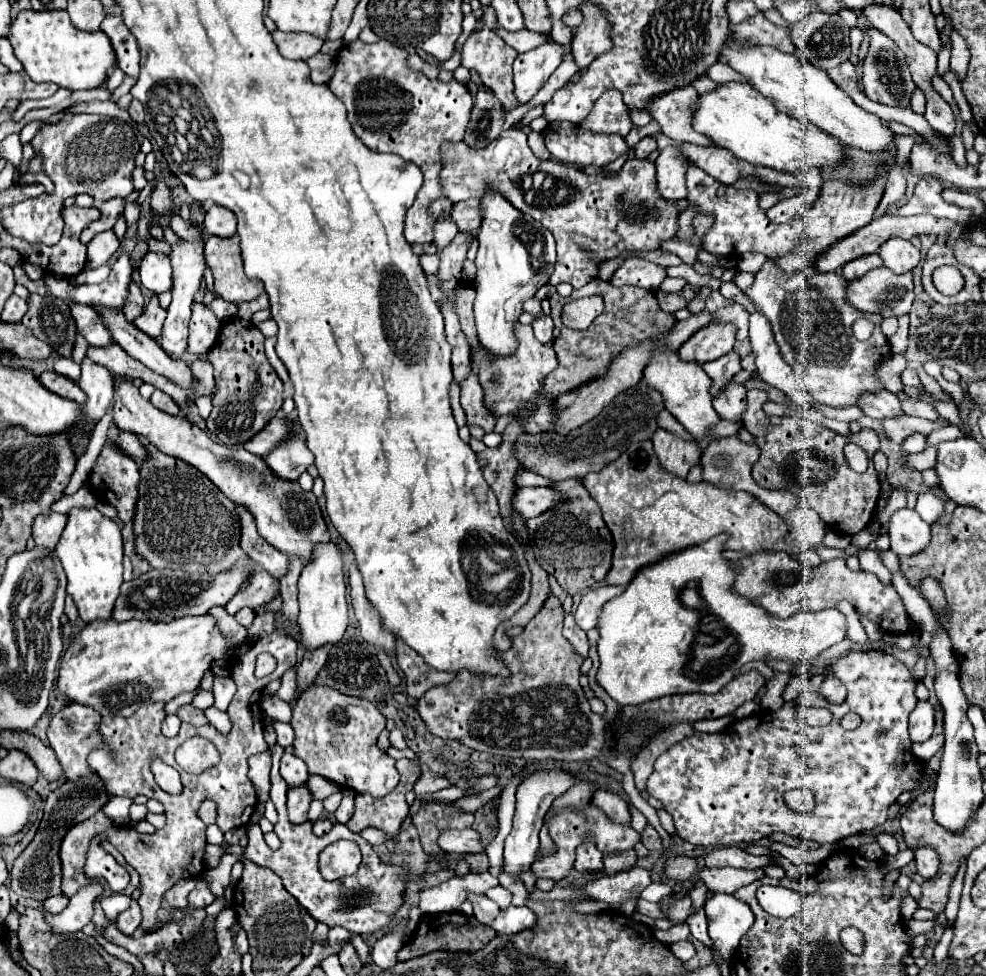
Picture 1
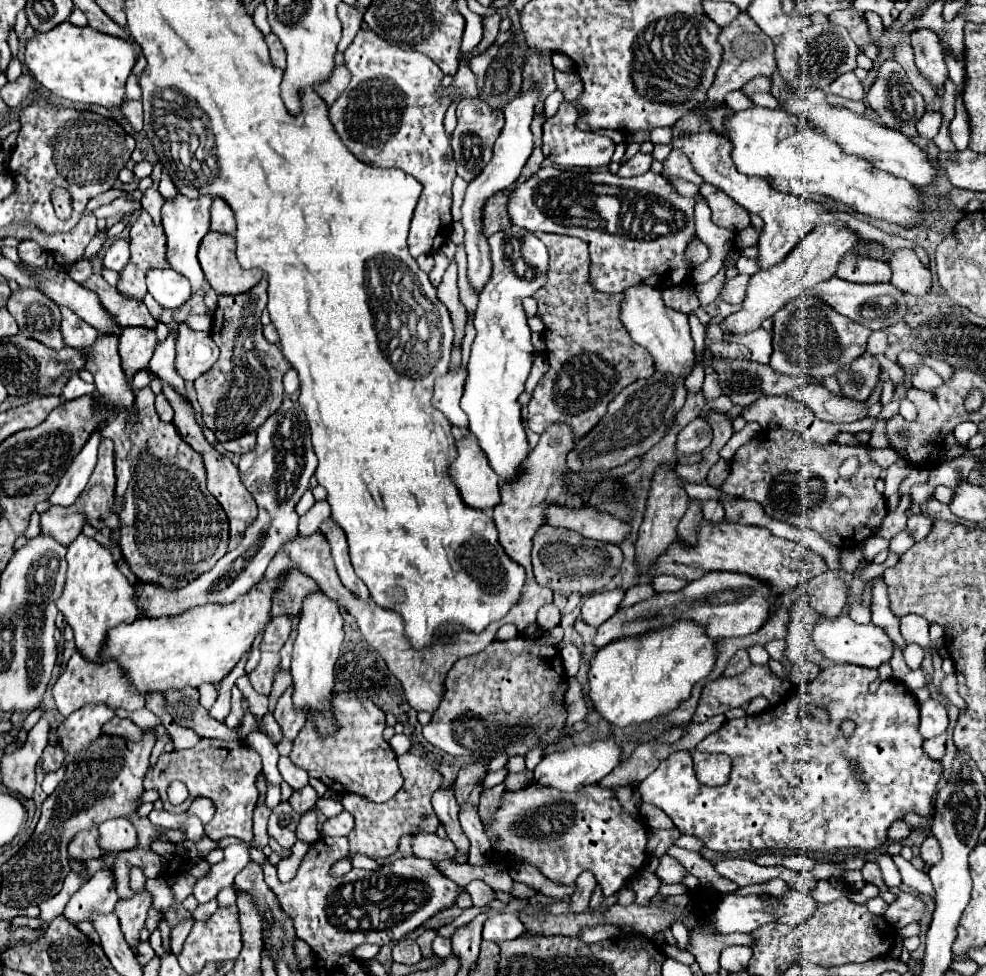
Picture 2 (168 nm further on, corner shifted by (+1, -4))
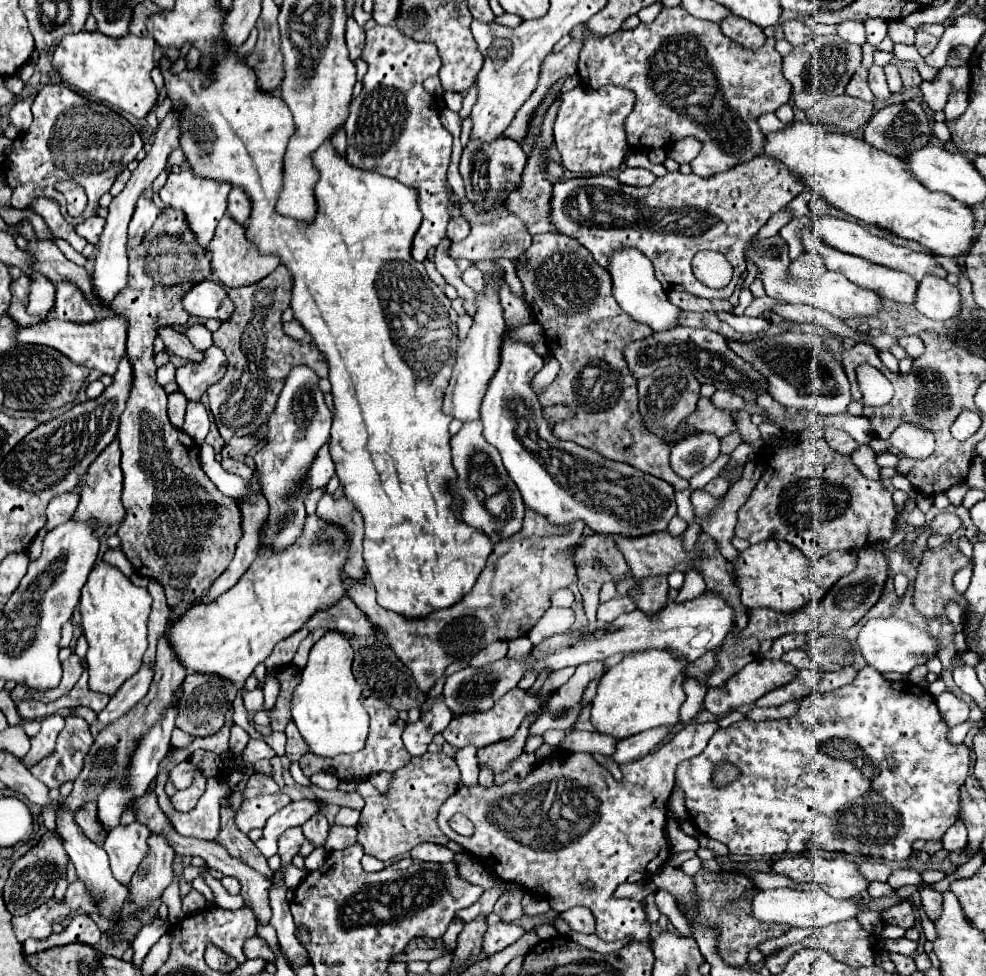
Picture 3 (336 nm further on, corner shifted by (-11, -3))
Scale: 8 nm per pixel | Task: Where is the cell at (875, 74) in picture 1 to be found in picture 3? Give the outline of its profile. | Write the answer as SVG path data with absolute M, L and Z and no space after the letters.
M913 98L913 100L901 102L901 104L891 104L891 106L885 106L883 110L879 110L869 120L863 138L869 144L873 144L875 148L881 148L881 150L885 150L885 152L889 152L897 158L903 158L909 150L929 144L929 140L931 140L931 122L929 122L929 116L927 116L923 104L917 98Z

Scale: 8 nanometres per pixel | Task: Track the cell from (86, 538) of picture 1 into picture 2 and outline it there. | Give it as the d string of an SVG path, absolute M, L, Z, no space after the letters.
M83 533L67 547L67 579L61 597L55 601L57 609L65 615L69 627L75 633L75 647L83 653L85 661L101 665L101 657L107 631L119 623L133 623L137 619L137 605L133 603L133 585L117 569L111 551L101 547L95 539Z

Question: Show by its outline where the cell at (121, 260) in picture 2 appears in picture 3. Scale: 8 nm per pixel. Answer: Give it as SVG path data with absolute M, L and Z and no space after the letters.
M141 196L141 200L137 202L137 208L135 208L135 214L133 214L131 222L129 222L127 250L133 250L143 242L145 234L151 230L153 222L155 222L157 214L159 214L159 210L155 208L155 204L149 198Z

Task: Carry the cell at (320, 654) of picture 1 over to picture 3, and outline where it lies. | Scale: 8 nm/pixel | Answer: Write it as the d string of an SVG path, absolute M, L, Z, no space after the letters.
M293 722L287 724L285 734L287 734L287 756L291 758L291 762L295 762L307 752L305 740L303 740L303 736L299 734L299 730L297 730L297 726Z

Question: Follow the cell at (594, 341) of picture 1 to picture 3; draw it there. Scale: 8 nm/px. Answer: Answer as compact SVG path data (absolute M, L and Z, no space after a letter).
M559 232L535 234L527 252L533 256L533 272L525 272L525 276L519 272L525 300L545 330L549 352L561 364L557 378L539 394L539 402L543 406L563 404L573 412L571 418L557 422L553 434L559 440L577 442L609 460L625 462L645 474L653 474L673 484L675 490L689 488L689 482L669 466L669 446L643 430L639 422L637 378L629 372L623 350L627 344L647 338L651 334L649 328L629 320L613 298L611 274L571 236Z

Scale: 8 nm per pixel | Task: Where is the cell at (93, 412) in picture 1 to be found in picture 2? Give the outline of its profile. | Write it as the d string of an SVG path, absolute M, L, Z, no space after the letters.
M99 431L93 433L89 437L89 441L85 443L85 447L79 451L79 455L75 457L75 461L71 463L71 467L65 471L65 475L61 477L55 493L47 499L51 505L61 505L61 507L71 507L75 503L75 499L79 497L79 493L85 489L93 467L97 463L97 447L99 447Z

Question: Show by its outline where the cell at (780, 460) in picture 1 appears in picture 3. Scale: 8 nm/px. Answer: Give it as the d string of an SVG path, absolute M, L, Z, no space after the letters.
M805 440L767 454L759 482L751 490L747 502L739 508L735 536L745 538L749 544L757 544L767 538L787 540L803 550L805 556L817 560L833 550L859 550L877 542L889 542L903 528L899 514L901 512L883 482L863 476L851 456L833 452L825 440Z

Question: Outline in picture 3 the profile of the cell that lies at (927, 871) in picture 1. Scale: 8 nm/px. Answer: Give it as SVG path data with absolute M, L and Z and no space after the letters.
M957 820L943 836L941 844L947 852L959 852L965 848L965 840L967 840L967 832L965 832L965 826L961 824L961 820Z

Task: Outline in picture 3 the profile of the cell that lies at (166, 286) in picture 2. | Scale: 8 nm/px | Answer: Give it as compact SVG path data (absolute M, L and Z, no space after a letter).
M201 280L193 284L183 294L181 302L189 314L195 314L199 318L219 318L225 322L233 314L233 302L229 300L223 286L213 280Z

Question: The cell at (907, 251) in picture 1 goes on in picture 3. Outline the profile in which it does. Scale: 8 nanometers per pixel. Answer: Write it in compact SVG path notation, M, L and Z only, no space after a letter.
M927 274L917 286L915 308L931 320L947 320L959 314L959 290L945 278Z

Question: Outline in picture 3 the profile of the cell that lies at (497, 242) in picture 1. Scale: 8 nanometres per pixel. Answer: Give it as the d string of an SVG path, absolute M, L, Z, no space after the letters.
M507 326L503 334L501 346L501 362L499 370L491 378L487 392L481 402L481 422L483 422L483 436L489 444L493 444L501 458L503 466L507 468L511 480L517 484L523 502L527 508L533 508L547 516L555 524L571 524L575 520L583 520L593 532L609 536L609 534L623 534L623 536L641 536L665 530L669 520L677 514L673 486L665 480L659 480L651 474L643 474L641 470L609 460L589 448L583 448L575 442L565 442L553 438L547 422L543 420L543 408L537 400L537 394L531 390L533 376L543 368L543 356L539 356L533 348L533 342L521 342L511 336L517 326Z

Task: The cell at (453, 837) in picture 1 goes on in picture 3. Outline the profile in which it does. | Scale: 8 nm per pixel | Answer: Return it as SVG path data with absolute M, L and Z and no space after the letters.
M423 842L417 848L413 848L411 856L423 862L451 862L455 858L455 852L451 852L447 846L441 846L441 844Z

